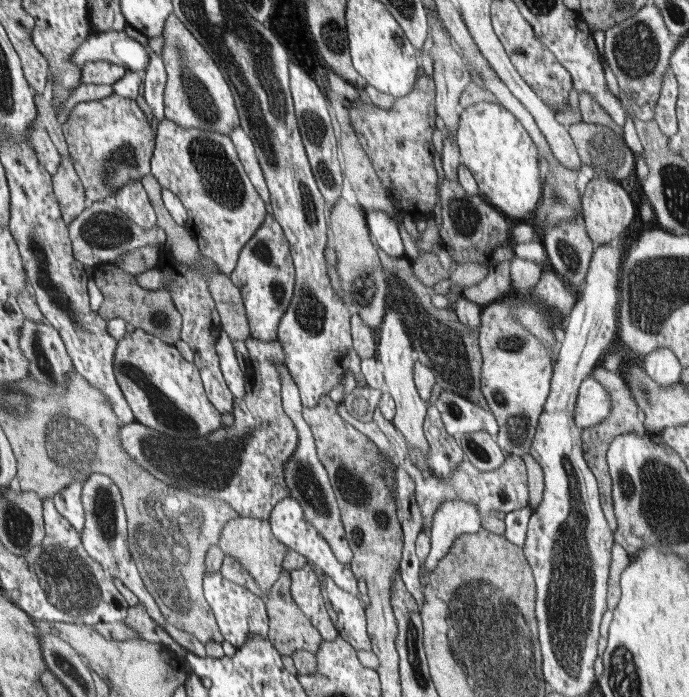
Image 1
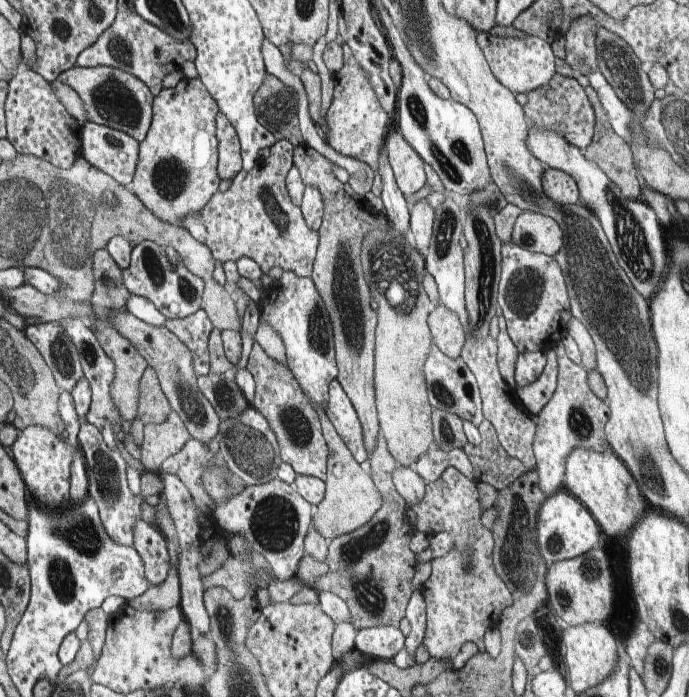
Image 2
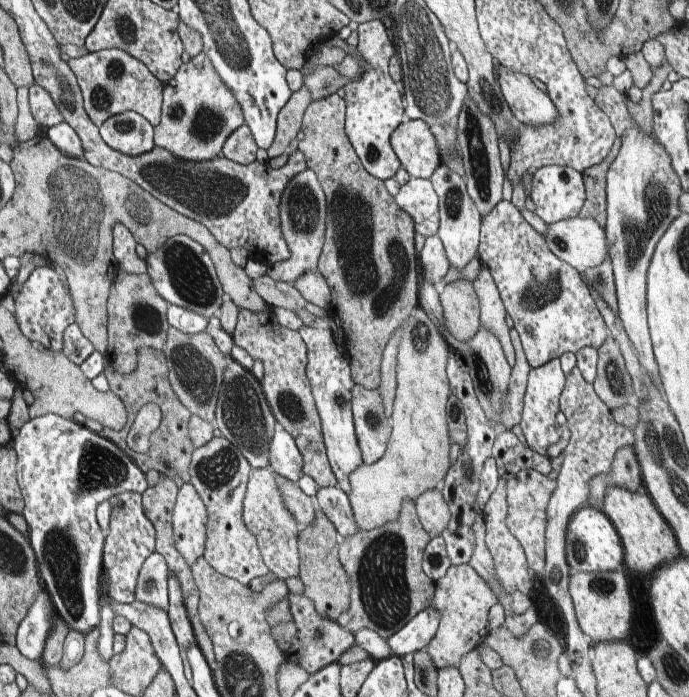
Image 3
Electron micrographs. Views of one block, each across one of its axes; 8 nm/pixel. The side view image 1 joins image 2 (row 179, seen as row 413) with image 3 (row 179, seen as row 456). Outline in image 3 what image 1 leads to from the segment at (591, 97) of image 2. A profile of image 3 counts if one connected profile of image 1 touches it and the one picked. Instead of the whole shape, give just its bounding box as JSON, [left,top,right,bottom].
[577,136,621,229]

